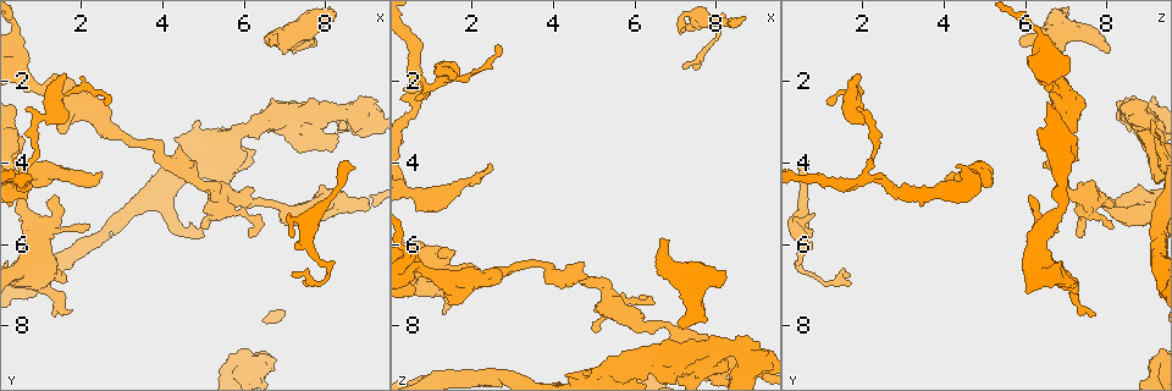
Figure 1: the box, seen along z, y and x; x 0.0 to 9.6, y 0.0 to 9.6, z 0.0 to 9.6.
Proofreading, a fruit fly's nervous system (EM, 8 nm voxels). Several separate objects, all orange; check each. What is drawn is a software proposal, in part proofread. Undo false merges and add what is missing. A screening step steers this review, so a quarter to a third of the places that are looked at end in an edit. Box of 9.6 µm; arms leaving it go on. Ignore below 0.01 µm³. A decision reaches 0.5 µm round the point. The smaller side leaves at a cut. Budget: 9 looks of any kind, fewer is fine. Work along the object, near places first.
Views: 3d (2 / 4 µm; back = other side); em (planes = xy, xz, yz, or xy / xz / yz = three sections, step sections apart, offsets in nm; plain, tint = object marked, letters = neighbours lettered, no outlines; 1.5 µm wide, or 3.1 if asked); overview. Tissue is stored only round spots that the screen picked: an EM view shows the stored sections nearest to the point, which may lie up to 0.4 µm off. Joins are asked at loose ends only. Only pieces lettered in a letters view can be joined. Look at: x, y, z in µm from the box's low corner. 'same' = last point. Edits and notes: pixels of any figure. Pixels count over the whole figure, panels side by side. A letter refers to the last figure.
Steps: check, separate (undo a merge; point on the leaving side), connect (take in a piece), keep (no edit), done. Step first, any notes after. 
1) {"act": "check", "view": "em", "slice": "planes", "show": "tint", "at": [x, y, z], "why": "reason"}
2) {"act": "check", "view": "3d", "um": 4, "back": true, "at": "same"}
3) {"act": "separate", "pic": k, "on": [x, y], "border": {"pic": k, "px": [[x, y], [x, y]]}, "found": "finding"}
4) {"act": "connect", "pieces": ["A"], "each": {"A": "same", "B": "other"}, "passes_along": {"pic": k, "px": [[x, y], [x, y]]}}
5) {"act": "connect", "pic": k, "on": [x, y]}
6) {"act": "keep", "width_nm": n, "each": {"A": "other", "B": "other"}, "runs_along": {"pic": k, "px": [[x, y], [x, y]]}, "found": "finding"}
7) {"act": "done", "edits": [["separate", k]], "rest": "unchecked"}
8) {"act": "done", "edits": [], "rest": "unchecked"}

{"act": "check", "view": "em", "slice": "planes", "show": "tint", "at": [1.60, 4.30, 4.55], "why": "calibre changes"}

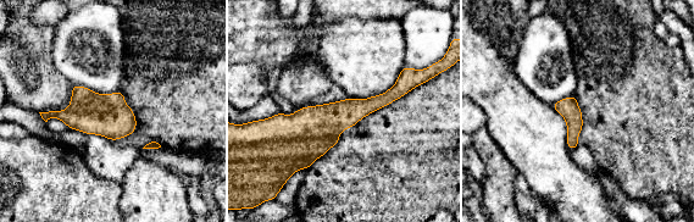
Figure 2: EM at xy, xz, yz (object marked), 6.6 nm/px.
{"act": "check", "view": "em", "slice": "planes", "show": "letters", "at": "same", "why": "see the neighbours"}

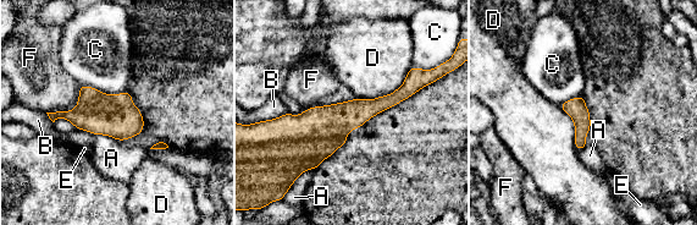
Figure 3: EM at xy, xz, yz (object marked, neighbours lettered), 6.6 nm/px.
{"act": "keep", "width_nm": 280, "each": {"A": "other", "B": "other", "C": "other", "D": "other", "E": "other", "F": "other"}, "runs_along": {"pic": 3, "px": [[404, 91], [327, 127], [263, 125]]}, "found": "continuous, no second neuron"}

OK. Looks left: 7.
{"act": "check", "view": "3d", "um": 2, "at": [7.00, 5.05, 8.05], "why": "thick turns thin"}

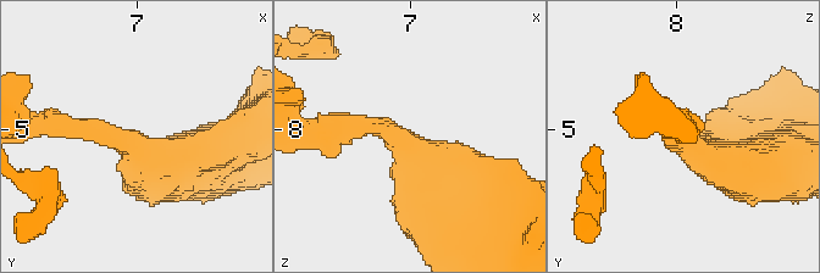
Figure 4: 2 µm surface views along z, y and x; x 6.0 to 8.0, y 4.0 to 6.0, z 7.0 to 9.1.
{"act": "check", "view": "em", "slice": "yz", "step": 4, "show": "letters", "at": [7.00, 5.12, 8.08], "why": "shape alone is not enough"}

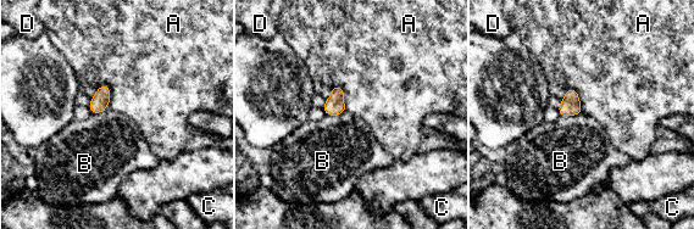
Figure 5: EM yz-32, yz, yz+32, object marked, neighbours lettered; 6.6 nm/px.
{"act": "keep", "each": {"A": "other", "B": "other", "C": "other", "D": "other"}, "border": {"pic": 5, "px": [[582, 112], [560, 116]]}, "found": "one neuron here"}

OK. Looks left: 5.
{"act": "check", "view": "em", "slice": "yz", "step": 4, "show": "plain", "at": [6.80, 1.15, 5.95], "why": "an open end"}

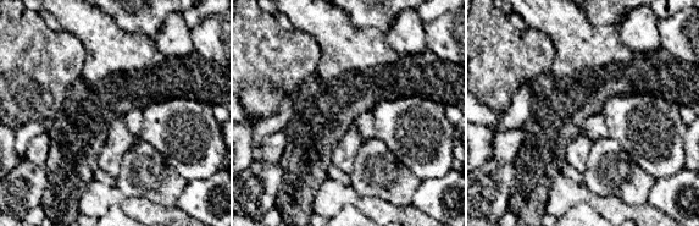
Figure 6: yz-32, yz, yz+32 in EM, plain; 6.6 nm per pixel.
{"act": "check", "view": "em", "slice": "yz", "step": 4, "show": "letters", "at": "same"}

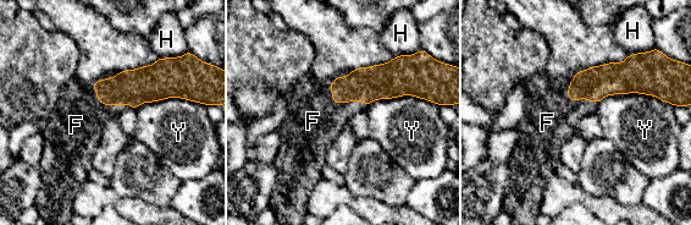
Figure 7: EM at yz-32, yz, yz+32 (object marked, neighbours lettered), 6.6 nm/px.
{"act": "connect", "pieces": ["F"], "each": {"F": "same", "H": "other", "Y": "other"}, "passes_along": {"pic": 7, "px": [[133, 87], [97, 95], [76, 125]]}, "found": "the neuron continues"}

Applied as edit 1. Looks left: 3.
{"act": "check", "view": "em", "slice": "yz", "step": 4, "show": "letters", "at": [7.10, 1.10, 7.95], "why": "thick end"}

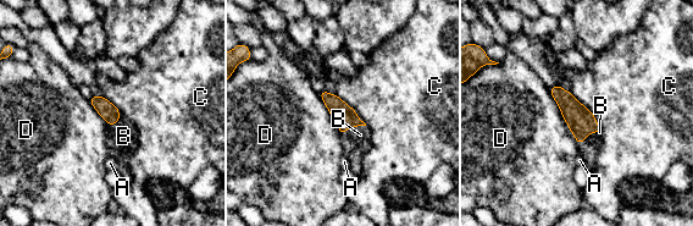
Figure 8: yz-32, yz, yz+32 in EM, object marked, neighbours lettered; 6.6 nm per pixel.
{"act": "connect", "pieces": ["B"], "longest_contact_nm": ["D", 420], "each": {"A": "other", "B": "same", "C": "other", "D": "other"}, "found": "it goes on there"}

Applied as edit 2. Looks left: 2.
{"act": "done", "edits": [["connect", 7], ["connect", 8]], "rest": "unchecked"}

